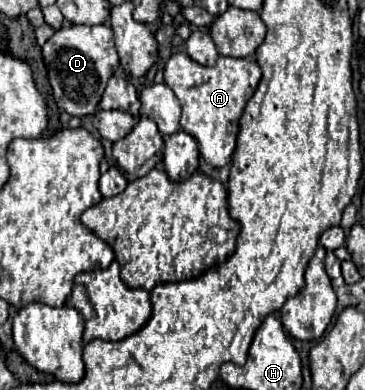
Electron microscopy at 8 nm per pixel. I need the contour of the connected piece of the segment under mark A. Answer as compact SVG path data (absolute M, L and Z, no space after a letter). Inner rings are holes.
M177 52L165 62L163 76L165 84L175 92L181 102L181 128L197 140L199 152L205 162L217 168L229 164L239 130L239 118L261 80L259 64L249 58L219 56L215 66L201 66L191 60L189 54Z

